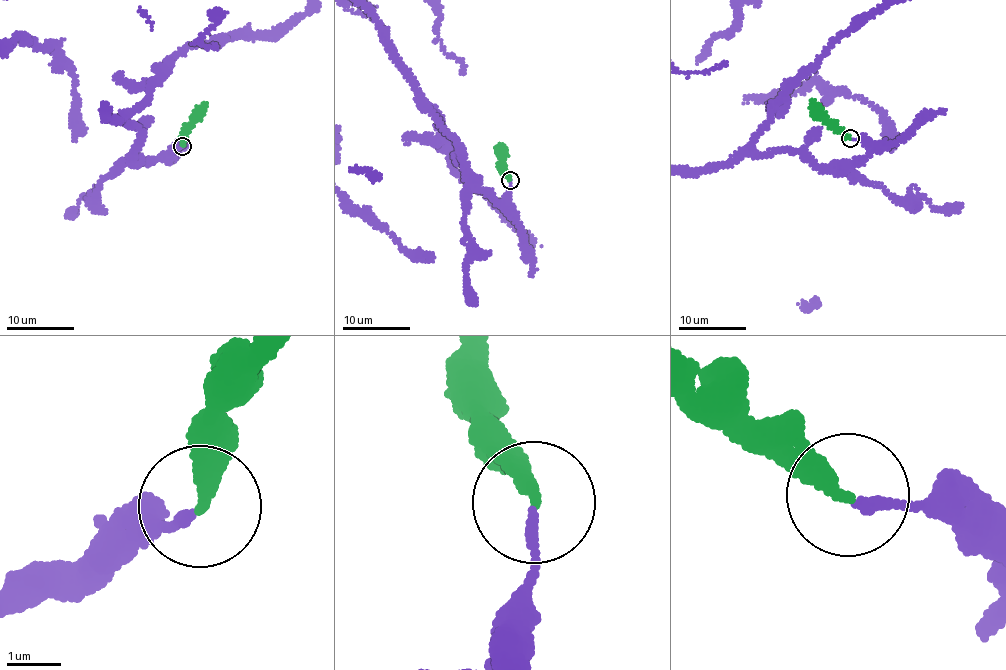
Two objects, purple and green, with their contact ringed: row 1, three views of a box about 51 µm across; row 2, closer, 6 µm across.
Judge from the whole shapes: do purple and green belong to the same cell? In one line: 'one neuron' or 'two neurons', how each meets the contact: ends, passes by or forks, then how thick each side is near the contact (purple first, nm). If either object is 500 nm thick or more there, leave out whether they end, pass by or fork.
one neuron; purple ends there; green ends there; 170 nm thick on the purple side, 320 nm on the other

